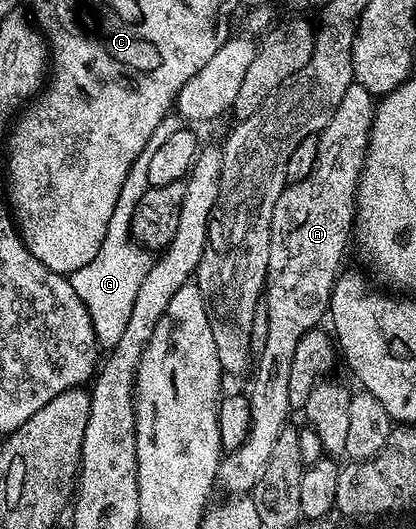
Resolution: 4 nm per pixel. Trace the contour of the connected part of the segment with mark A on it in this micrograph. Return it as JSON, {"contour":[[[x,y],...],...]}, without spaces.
{"contour":[[[353,84],[348,87],[348,91],[344,91],[344,99],[340,99],[340,107],[336,107],[336,115],[332,115],[332,119],[328,123],[328,127],[324,127],[321,133],[317,134],[318,150],[316,151],[316,167],[312,167],[312,173],[308,175],[308,179],[300,179],[293,183],[287,184],[286,189],[280,195],[280,199],[276,199],[276,207],[272,211],[272,227],[270,228],[270,246],[268,247],[268,271],[266,272],[266,287],[264,290],[264,300],[268,307],[268,340],[265,344],[263,354],[256,357],[256,364],[253,366],[254,386],[250,389],[250,405],[248,404],[248,428],[246,438],[242,440],[239,449],[227,452],[223,456],[222,461],[218,464],[217,484],[226,488],[230,495],[246,495],[256,487],[256,483],[260,479],[260,475],[264,475],[264,467],[268,467],[268,459],[272,455],[272,443],[276,443],[276,439],[280,435],[280,431],[287,428],[286,421],[292,413],[292,406],[288,403],[288,378],[292,372],[292,355],[296,355],[296,343],[300,343],[302,336],[310,329],[319,328],[323,324],[324,318],[327,316],[330,307],[330,296],[334,290],[334,283],[340,276],[340,268],[338,264],[342,261],[342,256],[346,253],[346,244],[351,244],[352,228],[356,223],[356,198],[358,195],[358,180],[361,179],[366,167],[366,148],[372,140],[372,130],[374,128],[374,111],[376,108],[376,98],[360,84]]]}

